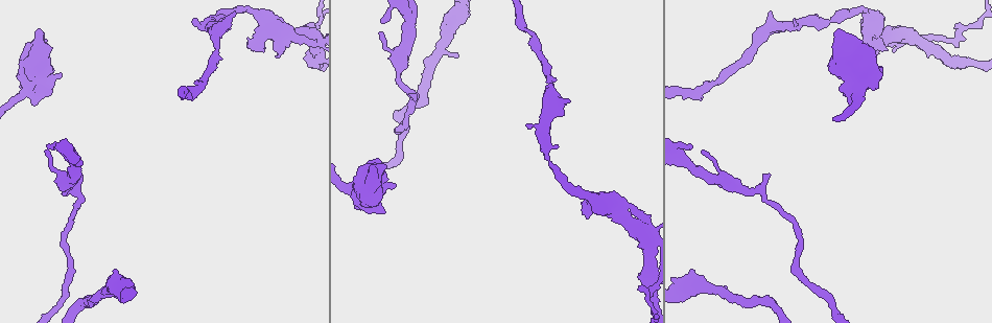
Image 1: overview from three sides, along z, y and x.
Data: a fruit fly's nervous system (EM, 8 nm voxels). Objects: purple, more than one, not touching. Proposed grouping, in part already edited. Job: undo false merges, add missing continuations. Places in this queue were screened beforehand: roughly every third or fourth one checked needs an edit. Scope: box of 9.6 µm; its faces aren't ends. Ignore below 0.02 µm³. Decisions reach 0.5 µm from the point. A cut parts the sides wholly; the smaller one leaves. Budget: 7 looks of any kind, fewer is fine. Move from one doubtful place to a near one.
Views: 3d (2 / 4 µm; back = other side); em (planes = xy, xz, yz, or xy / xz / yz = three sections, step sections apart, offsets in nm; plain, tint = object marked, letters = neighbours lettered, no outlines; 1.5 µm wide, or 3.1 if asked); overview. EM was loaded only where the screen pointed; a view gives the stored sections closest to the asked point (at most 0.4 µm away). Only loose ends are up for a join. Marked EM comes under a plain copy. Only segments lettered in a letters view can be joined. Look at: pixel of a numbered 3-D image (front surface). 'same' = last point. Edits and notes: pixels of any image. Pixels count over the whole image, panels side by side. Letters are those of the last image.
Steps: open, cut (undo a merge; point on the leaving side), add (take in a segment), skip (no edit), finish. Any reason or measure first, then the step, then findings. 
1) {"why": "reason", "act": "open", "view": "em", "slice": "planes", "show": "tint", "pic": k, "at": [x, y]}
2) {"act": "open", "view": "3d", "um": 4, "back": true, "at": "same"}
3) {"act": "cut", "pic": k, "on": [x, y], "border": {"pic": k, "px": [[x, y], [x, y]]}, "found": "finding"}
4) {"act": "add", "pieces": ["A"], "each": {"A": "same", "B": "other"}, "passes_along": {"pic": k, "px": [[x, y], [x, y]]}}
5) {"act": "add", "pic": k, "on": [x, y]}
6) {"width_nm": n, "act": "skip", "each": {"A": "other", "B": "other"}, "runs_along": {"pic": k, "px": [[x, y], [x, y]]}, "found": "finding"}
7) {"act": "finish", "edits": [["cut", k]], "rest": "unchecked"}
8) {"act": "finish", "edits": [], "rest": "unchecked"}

{"why": "an open end", "act": "open", "view": "em", "slice": "xz", "step": 8, "show": "tint", "pic": 1, "at": [457, 55]}

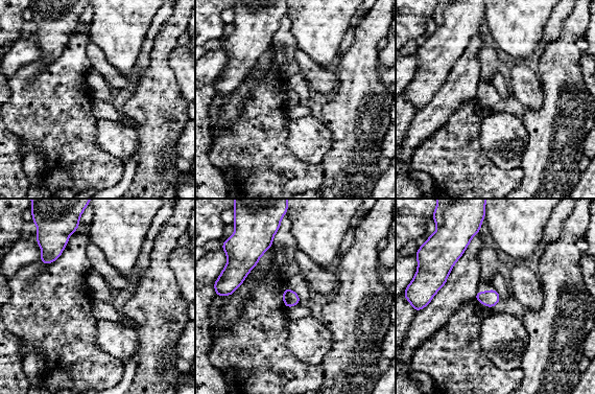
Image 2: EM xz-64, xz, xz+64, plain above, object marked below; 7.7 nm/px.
{"act": "open", "view": "em", "slice": "planes", "show": "tint", "at": "same"}

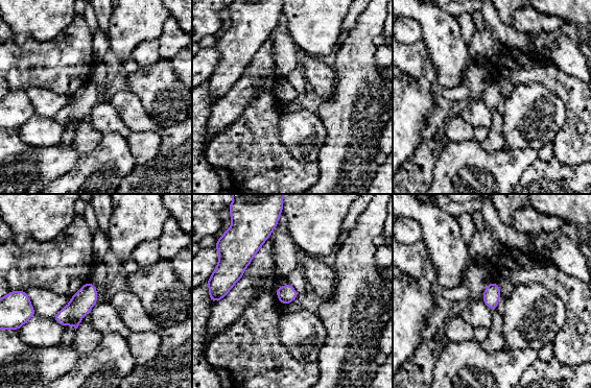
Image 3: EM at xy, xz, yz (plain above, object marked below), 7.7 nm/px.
{"act": "open", "view": "em", "slice": "planes", "show": "letters", "at": "same"}

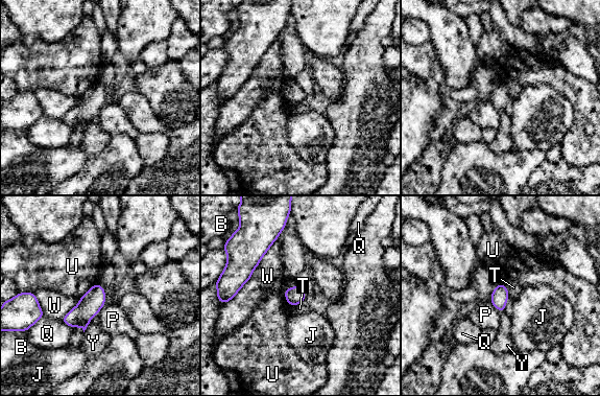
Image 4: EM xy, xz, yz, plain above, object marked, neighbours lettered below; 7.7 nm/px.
{"act": "skip", "each": {"B": "other", "J": "other", "P": "other", "Q": "other", "T": "other", "U": "other", "W": "other", "Y": "other"}, "border": {"pic": 4, "px": [[503, 283], [509, 296]]}, "found": "none of them fits"}

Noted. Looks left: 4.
{"why": "an open end", "act": "open", "view": "em", "slice": "yz", "step": 4, "show": "tint", "pic": 1, "at": [417, 99]}

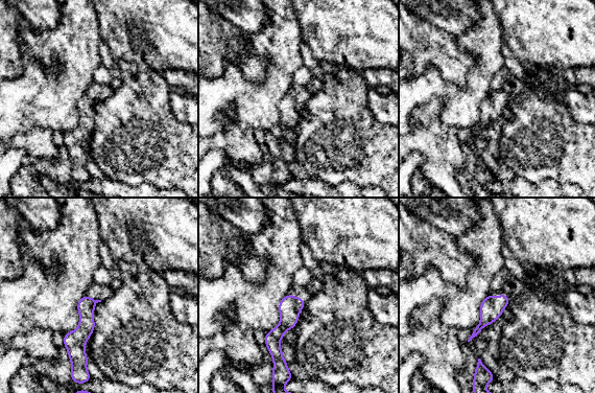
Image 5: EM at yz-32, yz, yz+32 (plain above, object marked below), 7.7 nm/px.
{"why": "another direction", "act": "open", "view": "em", "slice": "planes", "show": "letters", "at": "same"}

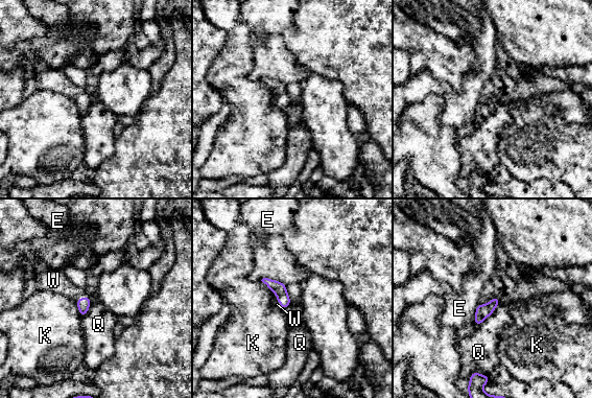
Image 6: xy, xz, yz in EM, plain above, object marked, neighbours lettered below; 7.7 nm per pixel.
{"longest_contact_nm": ["Q", 260], "act": "add", "pieces": ["W"], "each": {"E": "other", "K": "other", "Q": "other", "W": "same"}, "passes_along": {"pic": 6, "px": [[279, 288], [277, 299], [277, 304]]}, "found": "the cell continues"}

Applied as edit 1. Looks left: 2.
{"why": "thin neck", "act": "open", "view": "em", "slice": "planes", "show": "letters", "pic": 1, "at": [192, 90]}

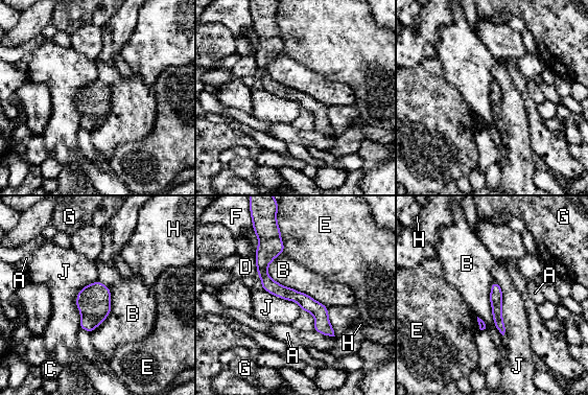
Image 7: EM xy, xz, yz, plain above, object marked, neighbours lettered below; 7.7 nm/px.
{"act": "skip", "each": {"A": "other", "B": "other", "C": "other", "D": "other", "E": "other", "F": "other", "G": "other", "H": "other", "J": "other"}, "runs_along": {"pic": 7, "px": [[274, 237], [263, 276], [307, 303], [331, 333]]}, "found": "one cell here"}

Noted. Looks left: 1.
{"act": "finish", "edits": [["add", 6]], "rest": "unchecked"}

